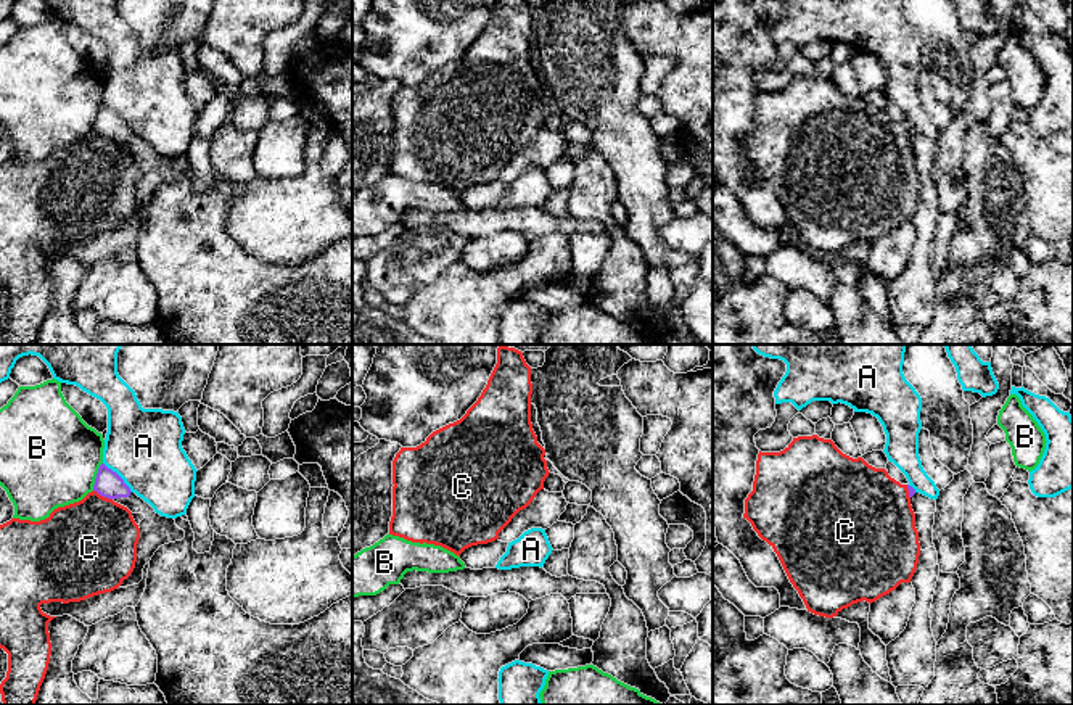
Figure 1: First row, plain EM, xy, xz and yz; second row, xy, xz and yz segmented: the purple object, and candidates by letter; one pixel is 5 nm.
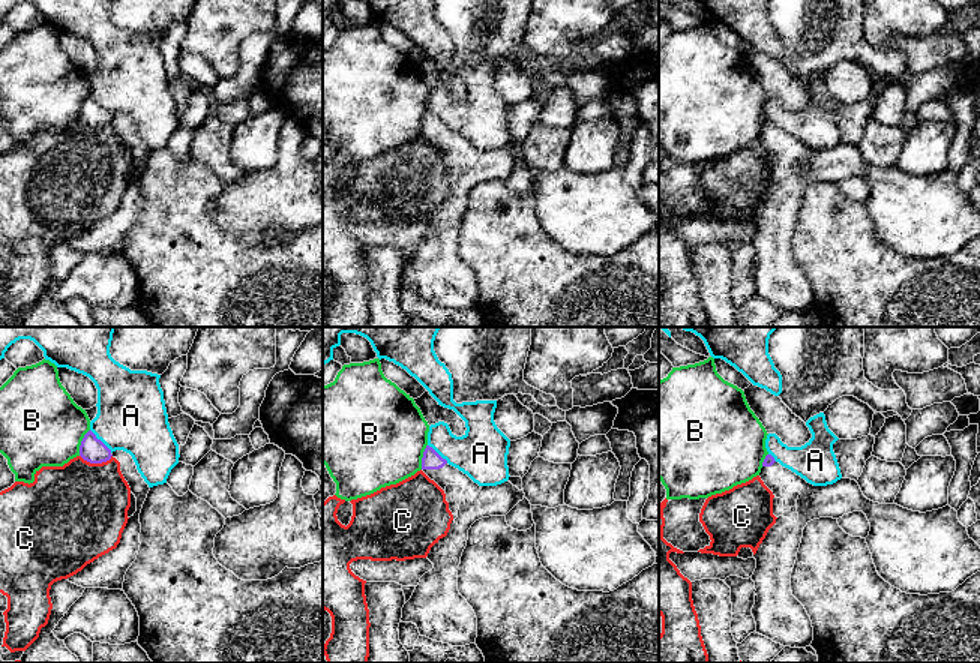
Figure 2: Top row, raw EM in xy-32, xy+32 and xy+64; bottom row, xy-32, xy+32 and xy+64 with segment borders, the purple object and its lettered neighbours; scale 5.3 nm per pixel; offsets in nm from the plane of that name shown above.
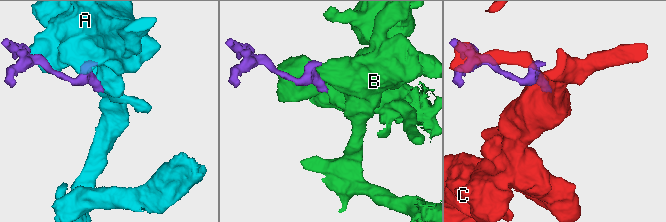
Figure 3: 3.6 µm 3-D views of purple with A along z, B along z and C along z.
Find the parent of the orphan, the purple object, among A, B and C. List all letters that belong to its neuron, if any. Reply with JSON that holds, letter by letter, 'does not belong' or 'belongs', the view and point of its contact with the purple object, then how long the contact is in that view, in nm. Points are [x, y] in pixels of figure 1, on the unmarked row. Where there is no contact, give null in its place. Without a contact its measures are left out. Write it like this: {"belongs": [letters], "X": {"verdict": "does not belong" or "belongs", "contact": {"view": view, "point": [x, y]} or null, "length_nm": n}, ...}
{"belongs": [], "A": {"verdict": "does not belong", "contact": {"view": "xy", "point": [119, 116]}, "length_nm": 220}, "B": {"verdict": "does not belong", "contact": {"view": "xy", "point": [97, 116]}, "length_nm": 150}, "C": {"verdict": "does not belong", "contact": {"view": "xy", "point": [103, 136]}, "length_nm": 110}}

